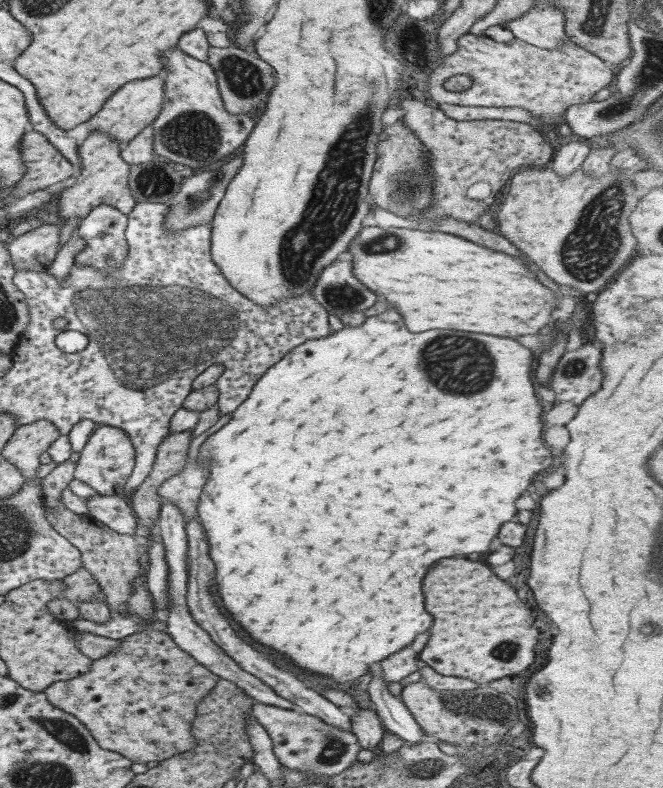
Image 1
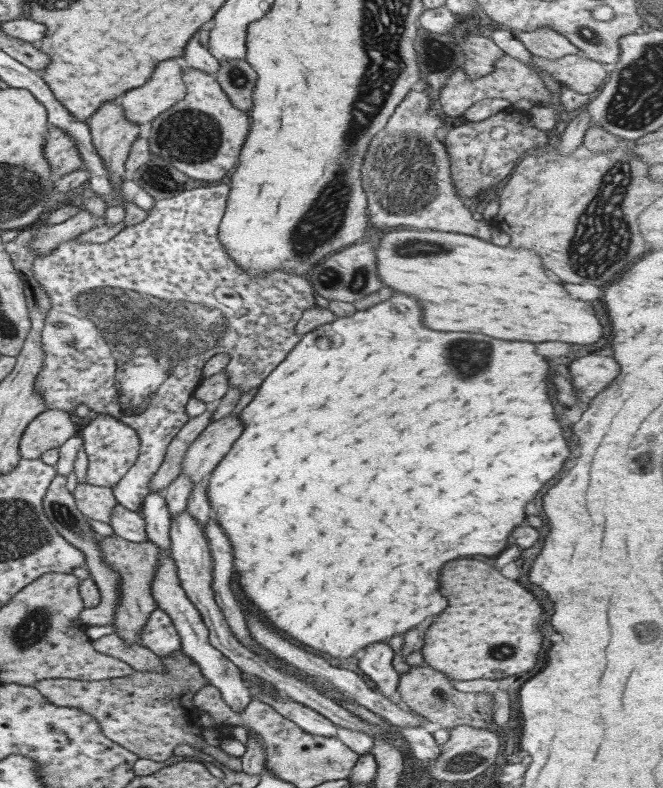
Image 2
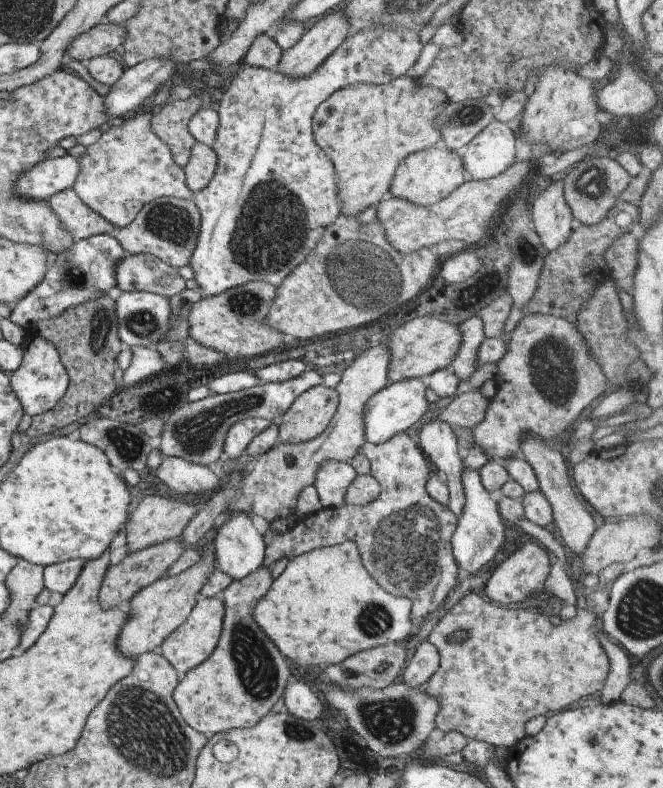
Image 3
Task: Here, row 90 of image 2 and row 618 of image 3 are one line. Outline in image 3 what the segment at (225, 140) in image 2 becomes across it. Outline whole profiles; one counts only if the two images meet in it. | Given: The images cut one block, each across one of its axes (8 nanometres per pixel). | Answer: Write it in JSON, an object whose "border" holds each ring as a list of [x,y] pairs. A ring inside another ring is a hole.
{"border":[[[219,595],[213,598],[198,597],[185,622],[177,626],[160,645],[161,656],[175,670],[184,674],[202,664],[215,649],[221,635],[223,602]]]}

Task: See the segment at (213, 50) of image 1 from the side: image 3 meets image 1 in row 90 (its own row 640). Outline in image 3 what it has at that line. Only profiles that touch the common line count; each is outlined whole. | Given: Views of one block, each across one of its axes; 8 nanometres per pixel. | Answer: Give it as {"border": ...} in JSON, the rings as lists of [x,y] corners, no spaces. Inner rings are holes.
{"border":[[[261,566],[241,580],[232,582],[219,594],[223,602],[221,635],[210,656],[185,673],[172,693],[183,721],[206,739],[235,729],[253,728],[279,700],[293,669],[283,664],[281,654],[265,632],[255,624],[253,610],[273,580],[272,566]]]}

